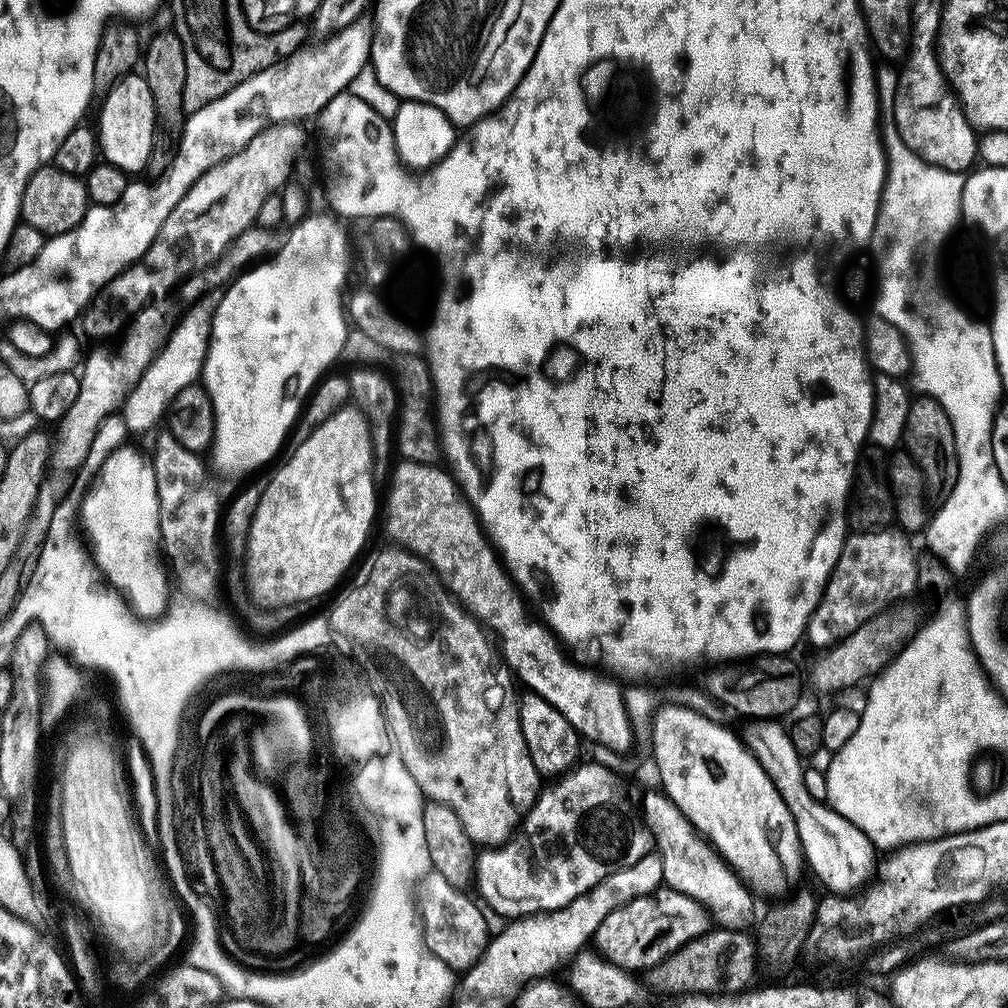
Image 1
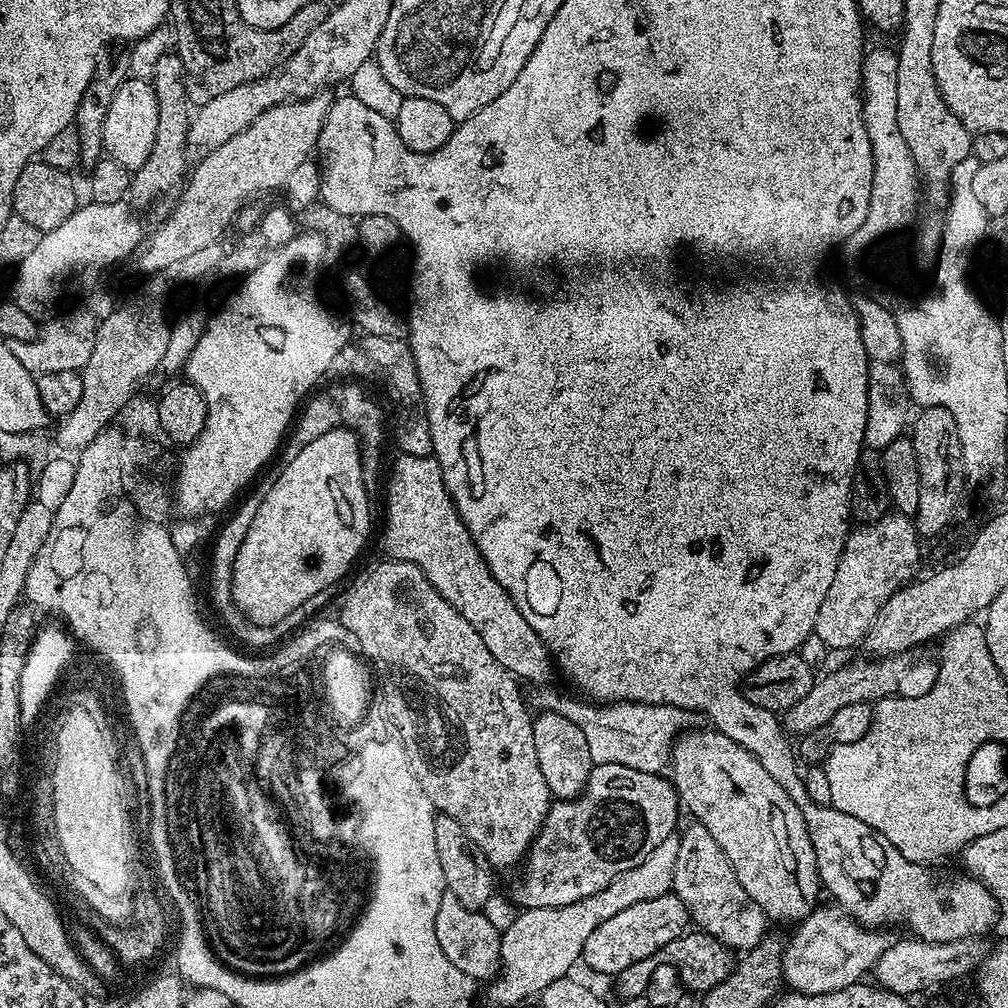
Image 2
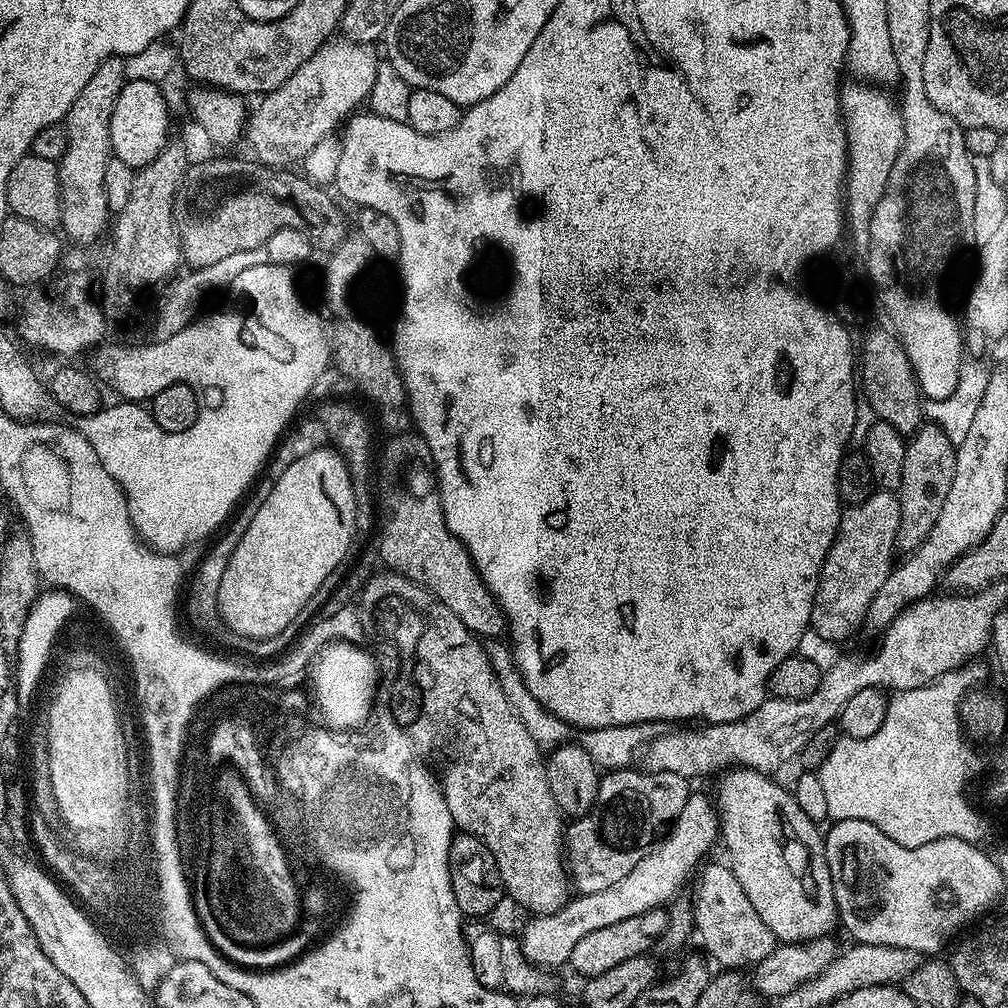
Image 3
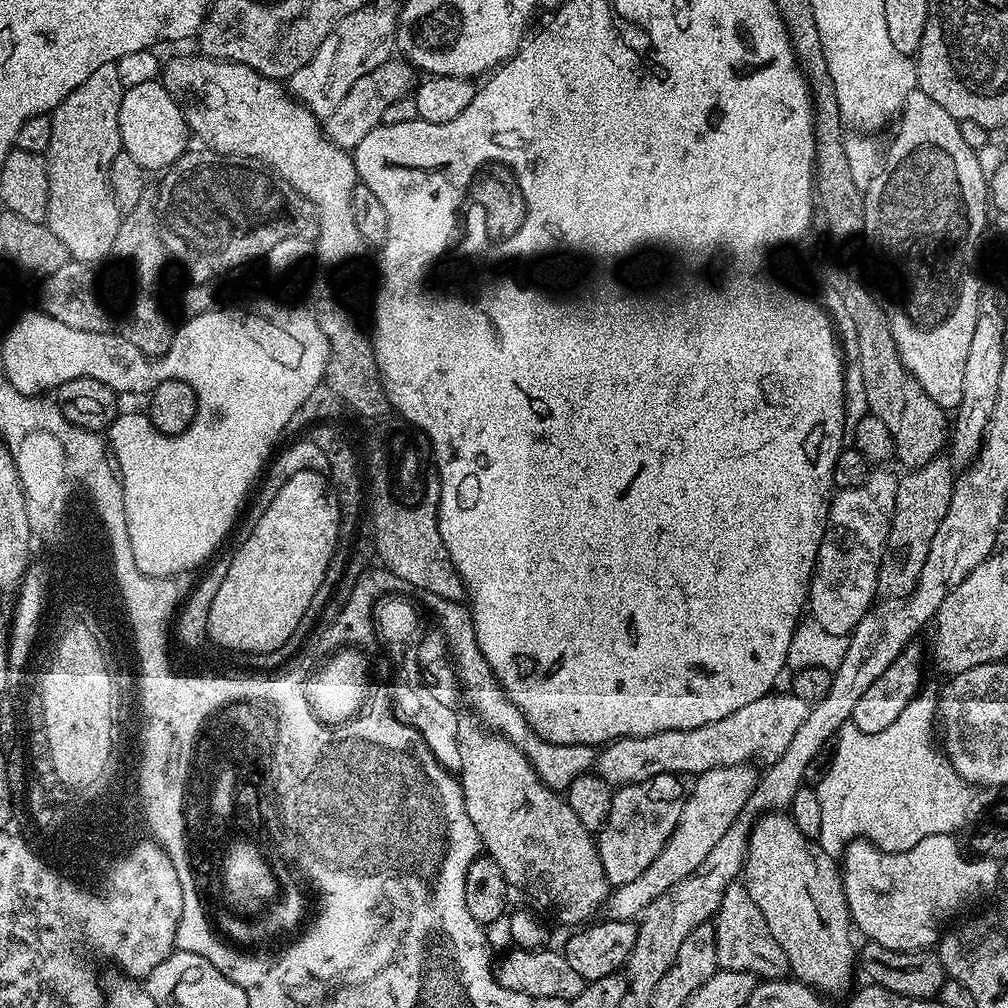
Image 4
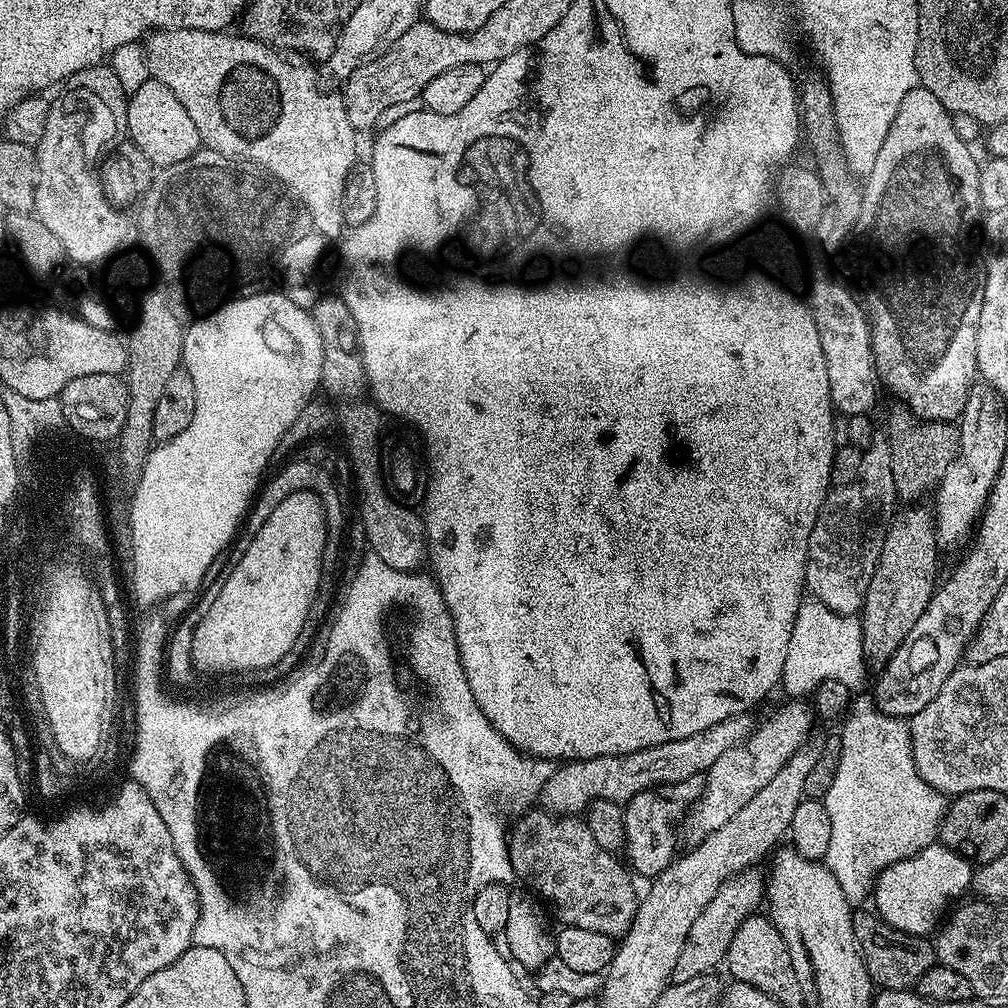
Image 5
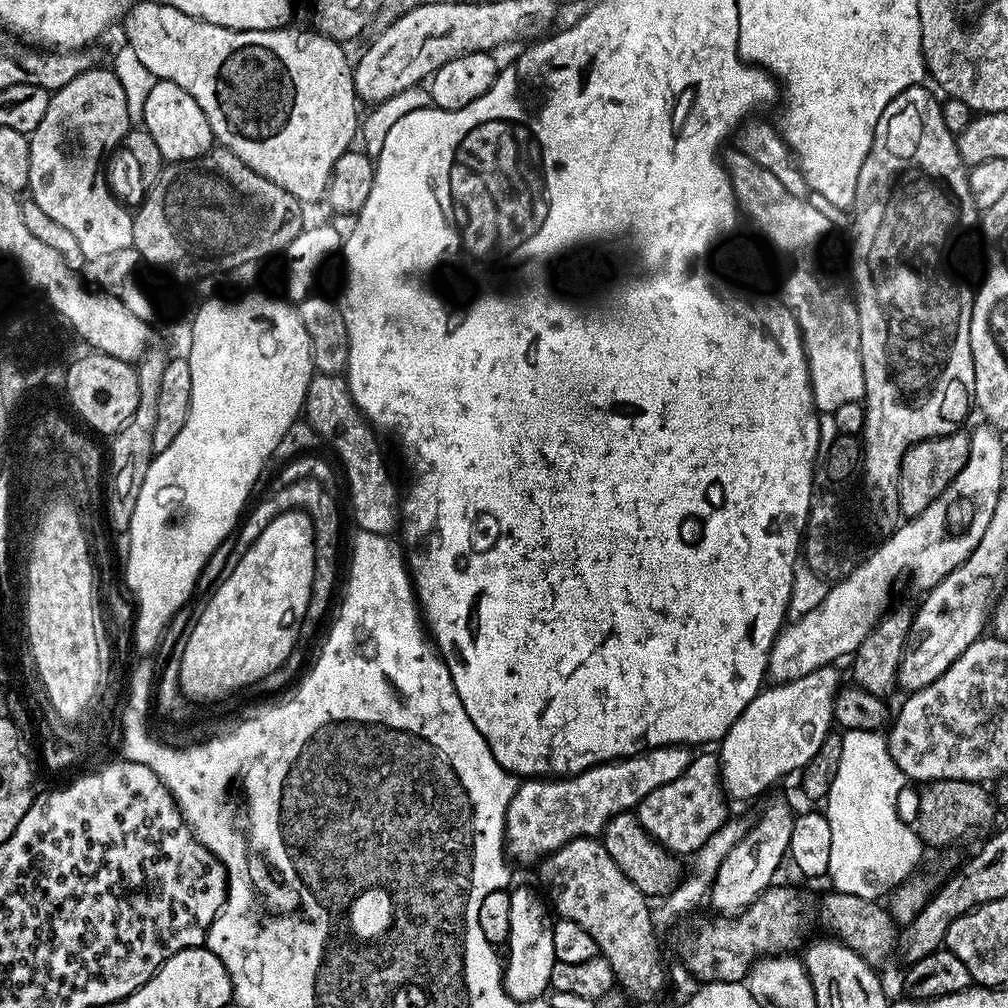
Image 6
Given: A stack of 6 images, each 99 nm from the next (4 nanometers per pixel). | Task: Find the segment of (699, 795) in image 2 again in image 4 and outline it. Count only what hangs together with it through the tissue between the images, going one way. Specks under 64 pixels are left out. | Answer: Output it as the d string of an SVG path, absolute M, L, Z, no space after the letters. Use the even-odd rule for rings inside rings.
M774 814L757 823L750 837L748 858L744 861L742 883L758 910L762 910L766 926L770 926L774 938L778 938L778 946L782 946L786 954L791 975L796 975L799 983L825 993L851 986L852 967L858 964L858 948L852 945L854 925L844 893L844 877L834 857L826 854L819 843L801 834L791 815Z

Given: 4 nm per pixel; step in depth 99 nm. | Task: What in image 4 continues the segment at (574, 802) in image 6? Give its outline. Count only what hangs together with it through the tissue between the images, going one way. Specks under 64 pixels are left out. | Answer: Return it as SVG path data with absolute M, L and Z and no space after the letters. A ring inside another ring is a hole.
M776 695L758 698L742 706L742 710L734 710L727 718L718 718L718 722L694 730L666 730L613 741L597 755L596 774L617 788L648 781L658 774L695 778L710 770L756 762L756 759L771 762L790 746L790 738L798 734L798 726L802 726L810 711L810 704L800 696Z

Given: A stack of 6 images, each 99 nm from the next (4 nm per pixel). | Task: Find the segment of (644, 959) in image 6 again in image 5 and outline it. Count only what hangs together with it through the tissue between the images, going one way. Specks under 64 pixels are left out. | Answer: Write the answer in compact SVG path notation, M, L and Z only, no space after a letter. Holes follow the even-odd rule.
M537 811L526 813L513 828L511 825L506 836L508 857L512 863L515 879L532 884L531 891L551 909L554 916L556 911L561 925L582 930L598 930L613 938L623 937L636 917L638 903L638 892L636 896L636 888L632 885L633 877L629 869L623 863L620 865L613 853L602 850L602 846L594 842L594 834L590 834L583 819L575 815L553 815L550 811Z

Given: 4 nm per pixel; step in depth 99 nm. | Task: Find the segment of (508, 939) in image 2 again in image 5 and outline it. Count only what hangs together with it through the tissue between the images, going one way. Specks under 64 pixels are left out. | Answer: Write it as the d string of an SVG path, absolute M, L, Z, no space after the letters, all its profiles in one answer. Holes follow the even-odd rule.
M788 702L784 704L769 720L764 720L755 725L752 733L742 746L737 746L726 750L714 766L704 776L704 795L698 797L696 803L692 805L688 815L684 817L682 825L682 840L688 846L695 846L702 843L714 830L720 830L782 770L784 763L809 739L812 728L813 713L804 702Z

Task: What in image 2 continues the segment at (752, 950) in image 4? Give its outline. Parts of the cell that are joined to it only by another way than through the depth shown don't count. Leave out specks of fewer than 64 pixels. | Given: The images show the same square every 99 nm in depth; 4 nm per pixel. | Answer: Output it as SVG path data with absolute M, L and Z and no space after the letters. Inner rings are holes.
M692 822L685 832L679 833L678 858L674 858L674 878L672 879L672 892L688 908L691 923L707 936L718 938L727 948L743 954L749 952L758 942L762 942L770 928L770 921L764 912L746 890L742 890L742 882L734 874L726 854L722 854L722 846L710 838L710 830L706 826Z

